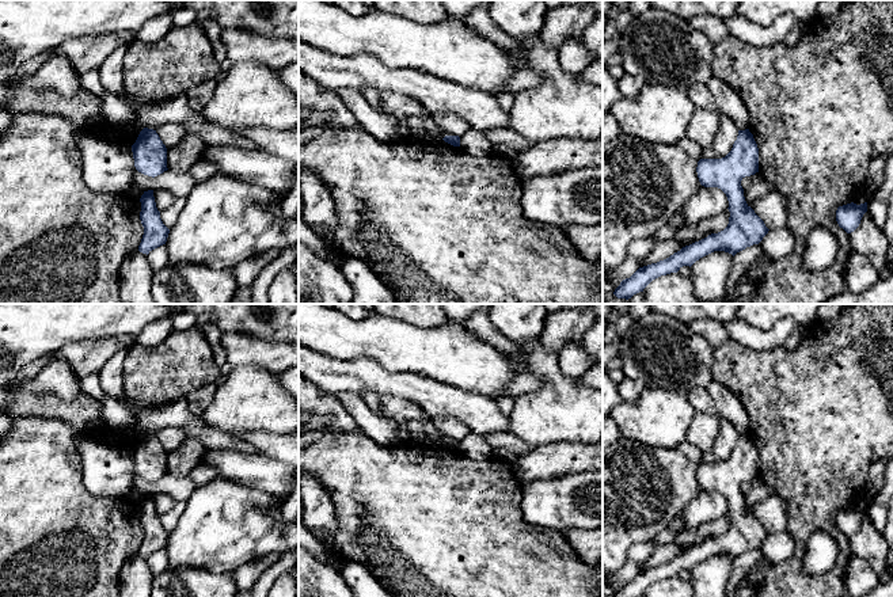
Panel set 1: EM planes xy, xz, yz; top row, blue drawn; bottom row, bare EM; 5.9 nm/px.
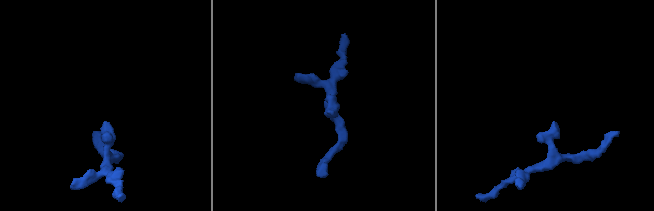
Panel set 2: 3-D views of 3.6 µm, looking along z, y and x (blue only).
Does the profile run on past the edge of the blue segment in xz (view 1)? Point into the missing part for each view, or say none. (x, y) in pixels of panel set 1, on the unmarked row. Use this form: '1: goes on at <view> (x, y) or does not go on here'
1: does not go on here

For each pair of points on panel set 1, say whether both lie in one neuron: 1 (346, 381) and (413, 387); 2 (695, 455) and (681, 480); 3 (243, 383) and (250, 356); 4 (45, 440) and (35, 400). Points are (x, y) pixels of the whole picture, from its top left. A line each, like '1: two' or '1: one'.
1: one
2: two
3: two
4: two

